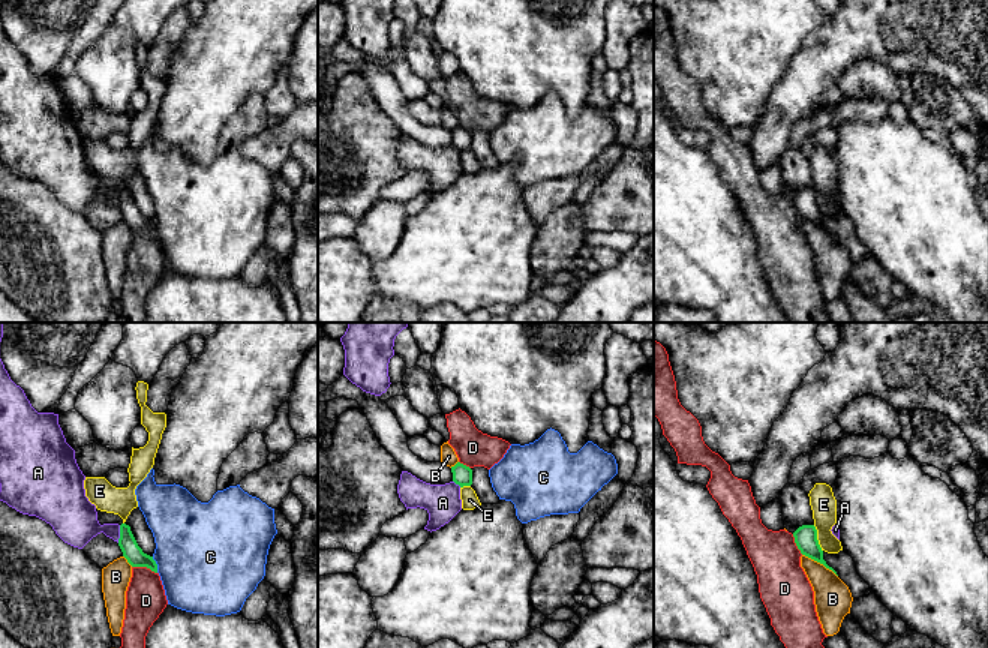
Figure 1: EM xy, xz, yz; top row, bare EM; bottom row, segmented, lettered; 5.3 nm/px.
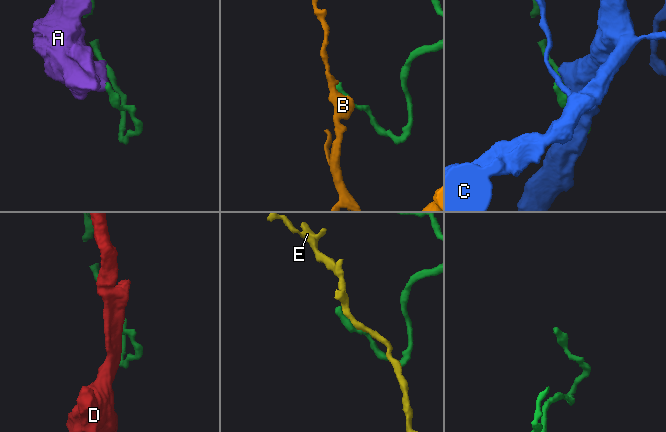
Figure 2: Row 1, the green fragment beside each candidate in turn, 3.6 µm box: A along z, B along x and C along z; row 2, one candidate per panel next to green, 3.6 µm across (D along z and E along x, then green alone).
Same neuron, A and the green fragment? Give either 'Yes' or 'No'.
No

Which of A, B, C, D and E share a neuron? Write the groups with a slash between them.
A / B / C / D / E

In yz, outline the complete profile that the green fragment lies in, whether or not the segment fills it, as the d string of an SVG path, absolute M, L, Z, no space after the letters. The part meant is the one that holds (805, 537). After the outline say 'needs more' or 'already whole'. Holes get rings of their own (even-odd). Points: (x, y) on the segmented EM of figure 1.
M802 525L795 532L795 543L802 555L823 564L826 568L832 570L835 574L837 572L826 564L823 560L823 550L817 540L817 530L814 525Z | already whole

